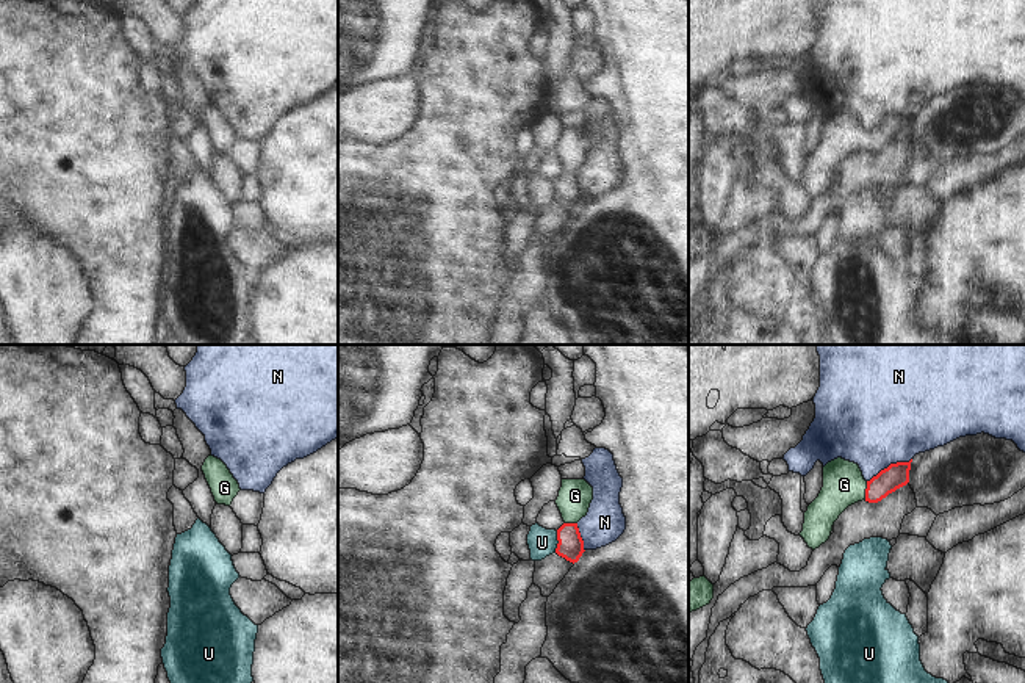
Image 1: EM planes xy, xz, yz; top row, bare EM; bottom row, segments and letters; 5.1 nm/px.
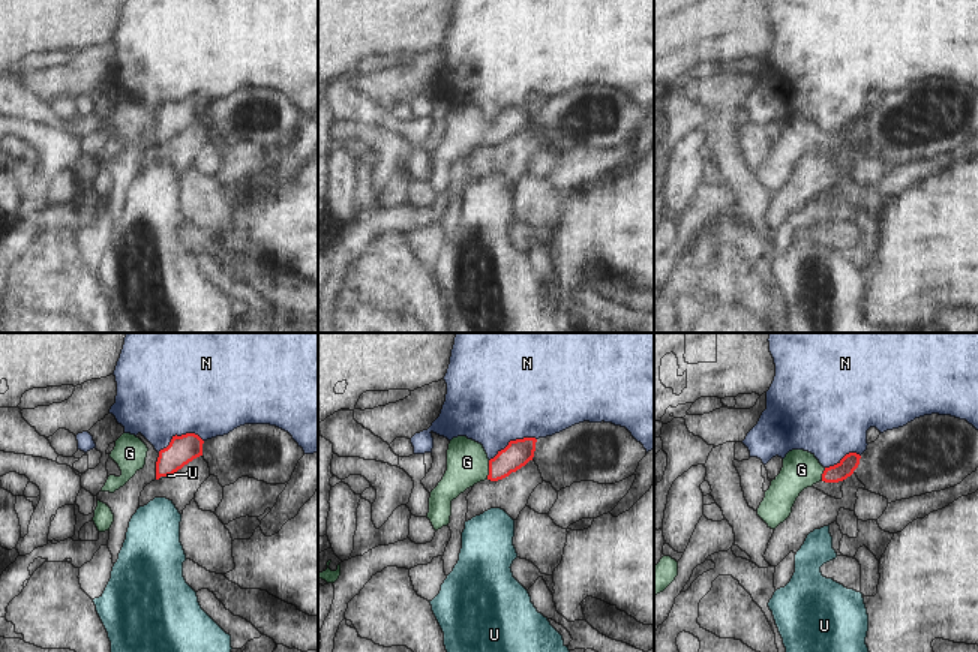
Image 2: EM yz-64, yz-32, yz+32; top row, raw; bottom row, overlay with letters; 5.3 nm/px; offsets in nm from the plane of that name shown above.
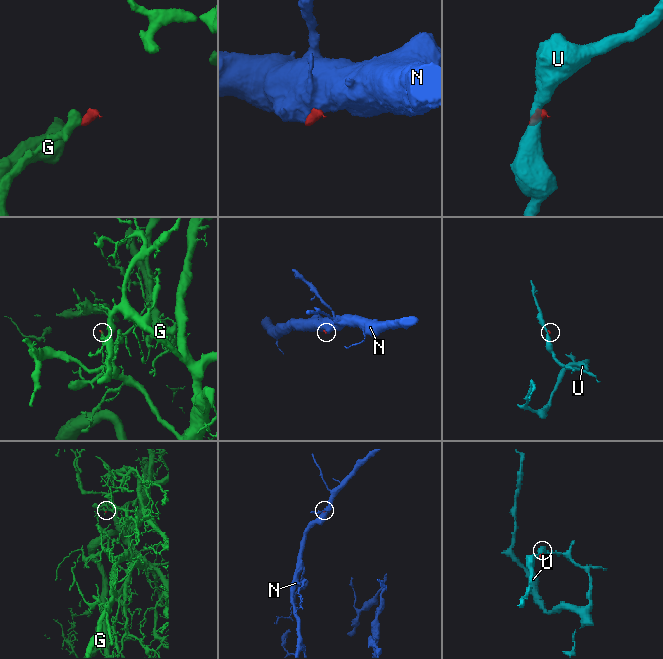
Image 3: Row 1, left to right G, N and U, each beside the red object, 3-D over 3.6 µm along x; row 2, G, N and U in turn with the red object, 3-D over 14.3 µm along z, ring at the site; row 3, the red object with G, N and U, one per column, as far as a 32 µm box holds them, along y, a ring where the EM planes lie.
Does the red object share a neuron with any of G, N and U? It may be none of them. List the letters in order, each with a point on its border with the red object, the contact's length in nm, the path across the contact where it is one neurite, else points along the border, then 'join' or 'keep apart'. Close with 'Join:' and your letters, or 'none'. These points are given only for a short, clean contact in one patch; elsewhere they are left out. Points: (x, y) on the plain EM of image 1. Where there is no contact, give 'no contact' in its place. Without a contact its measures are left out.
G: contact yz (866, 140); length 100 nm; way yz (897, 124), (877, 138), (866, 140), (844, 133); join
N: contact yz (891, 113); length 260 nm; border yz (911, 107), (902, 112), (891, 112), (867, 130); keep apart
U: contact xz (559, 191); length 110 nm; border xz (557, 180), (557, 196), (554, 201); keep apart
Join: G

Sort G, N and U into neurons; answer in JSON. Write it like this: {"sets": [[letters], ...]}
{"sets": [["G"], ["N"], ["U"]]}

